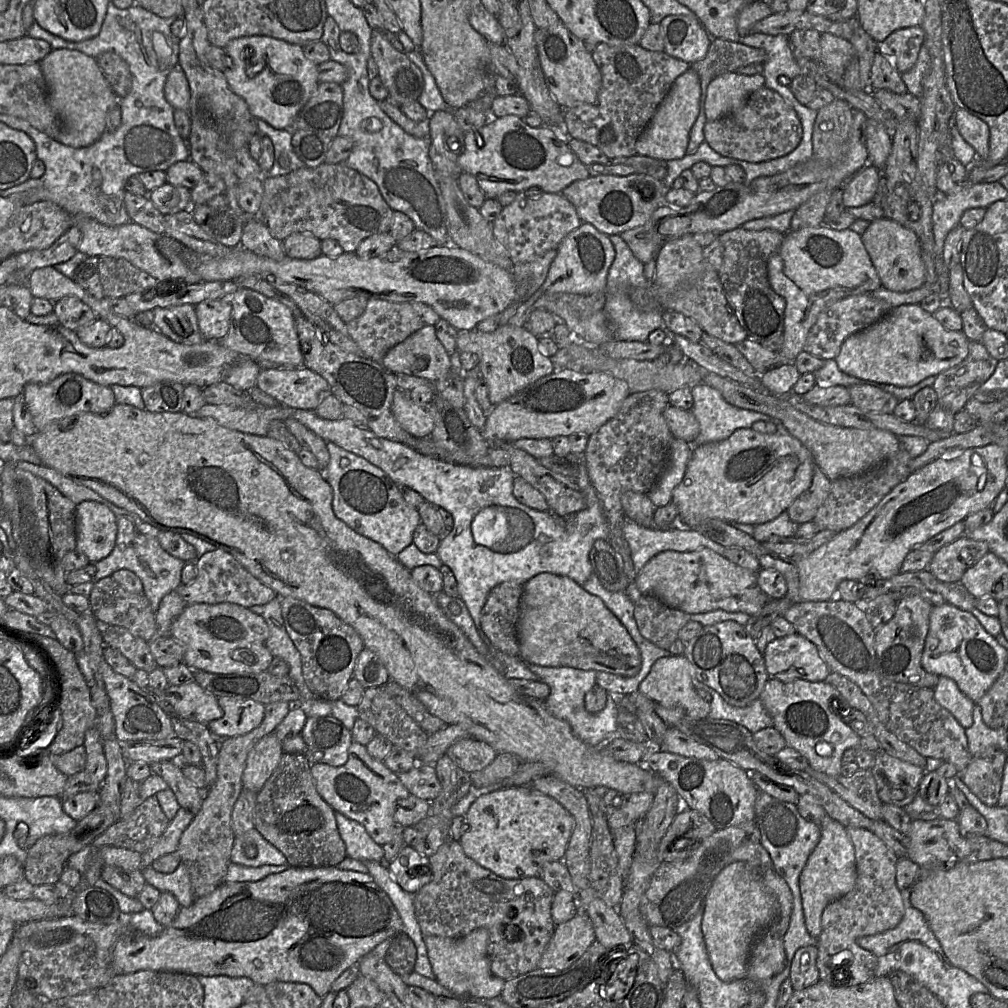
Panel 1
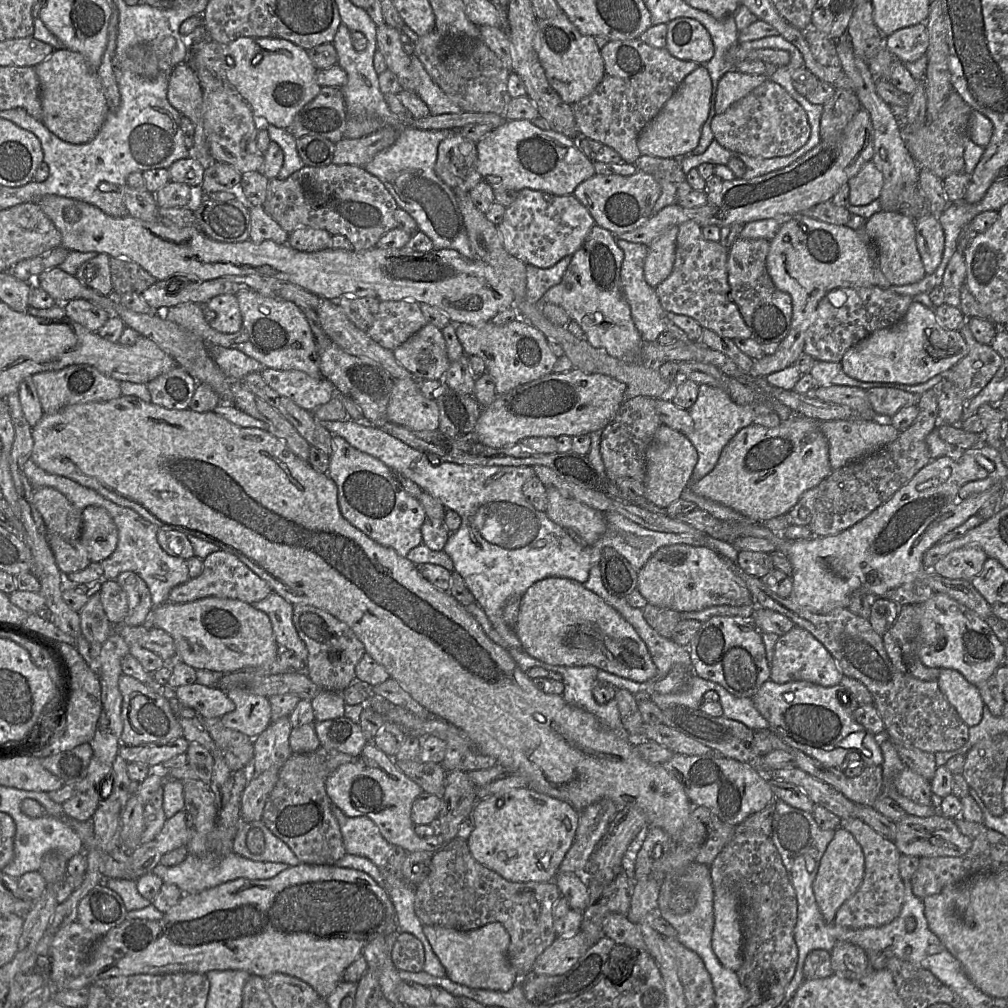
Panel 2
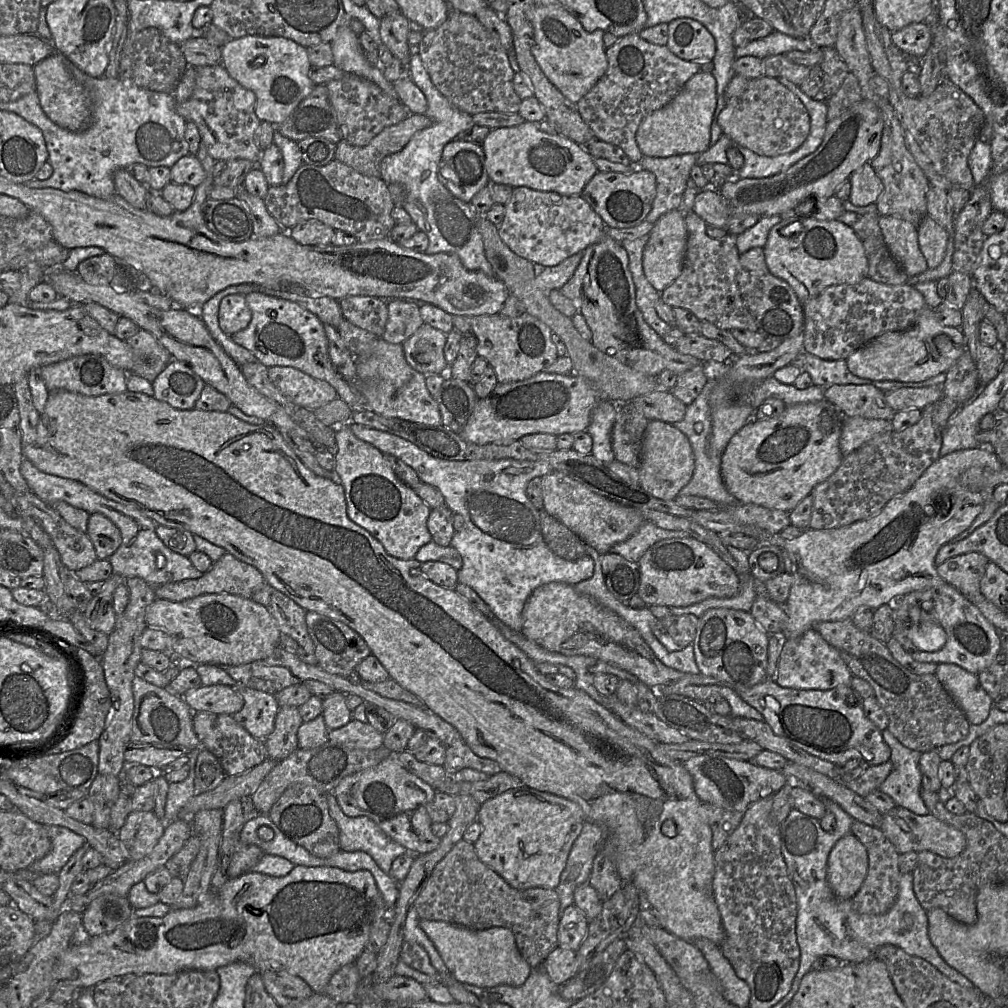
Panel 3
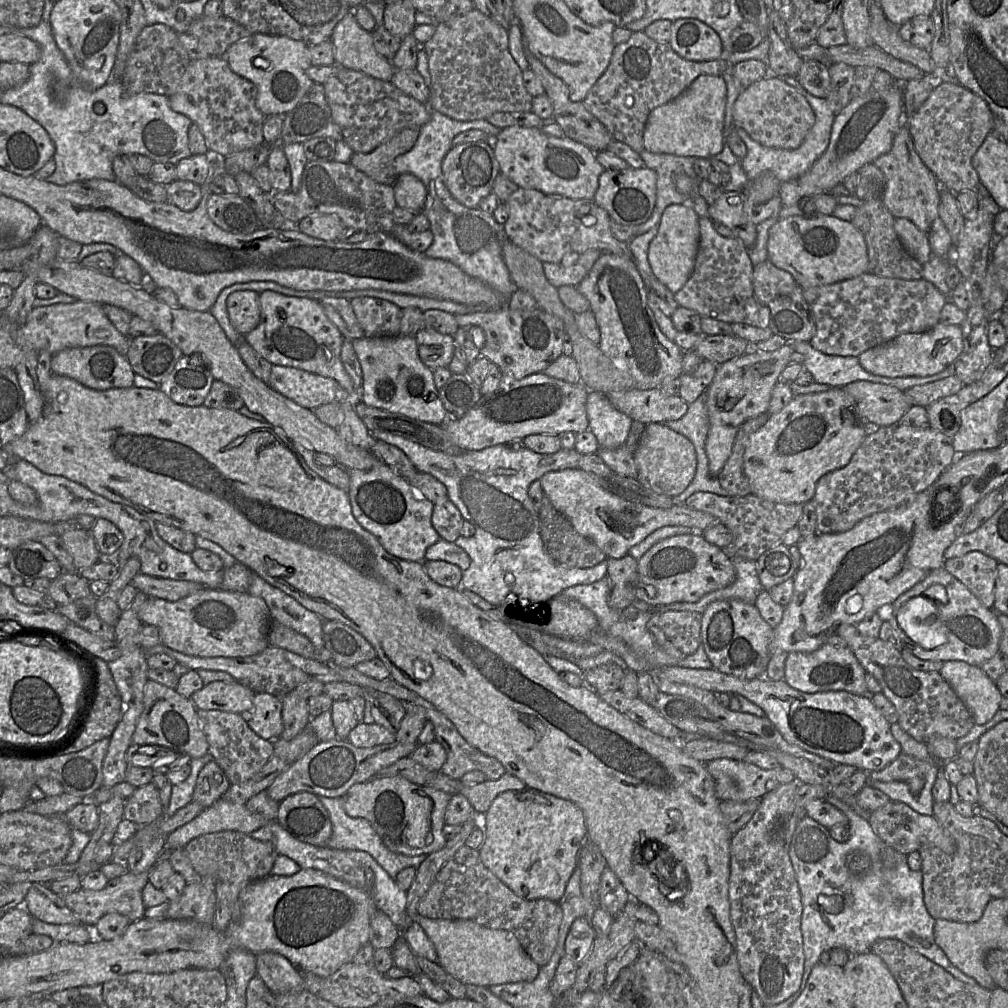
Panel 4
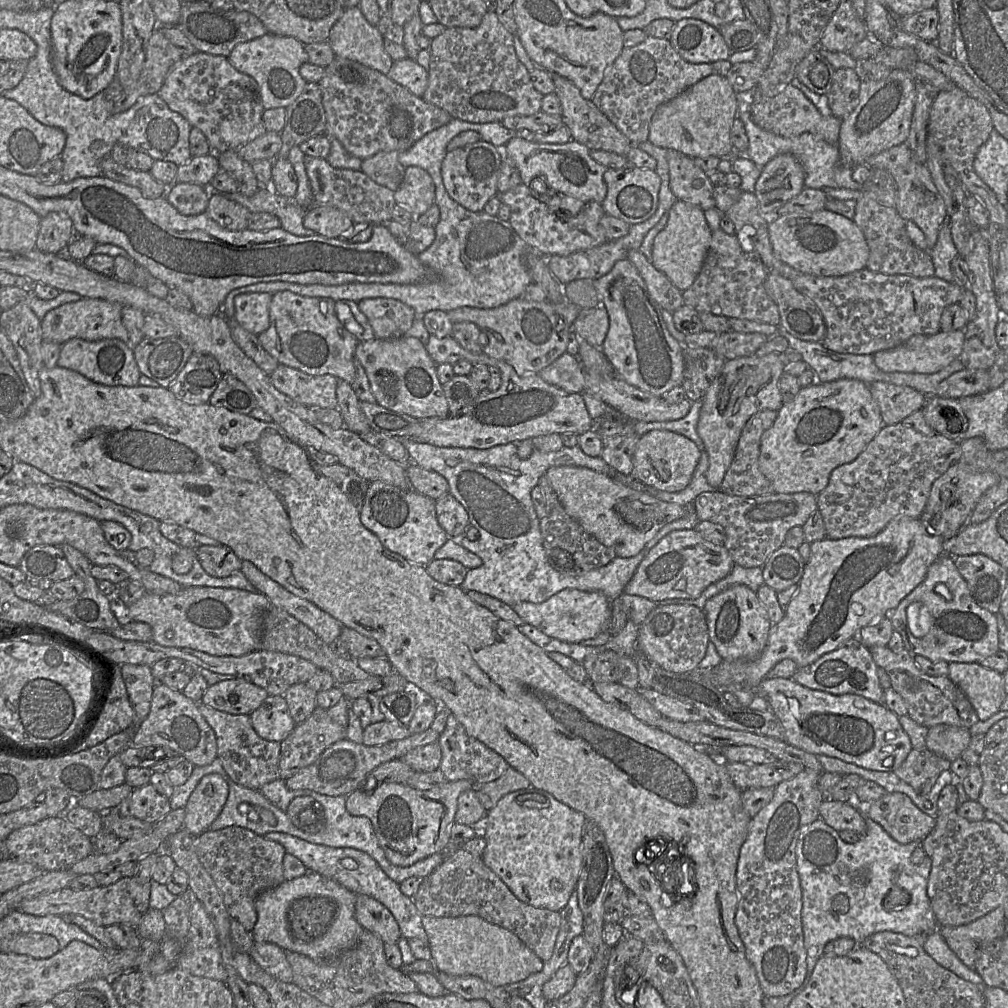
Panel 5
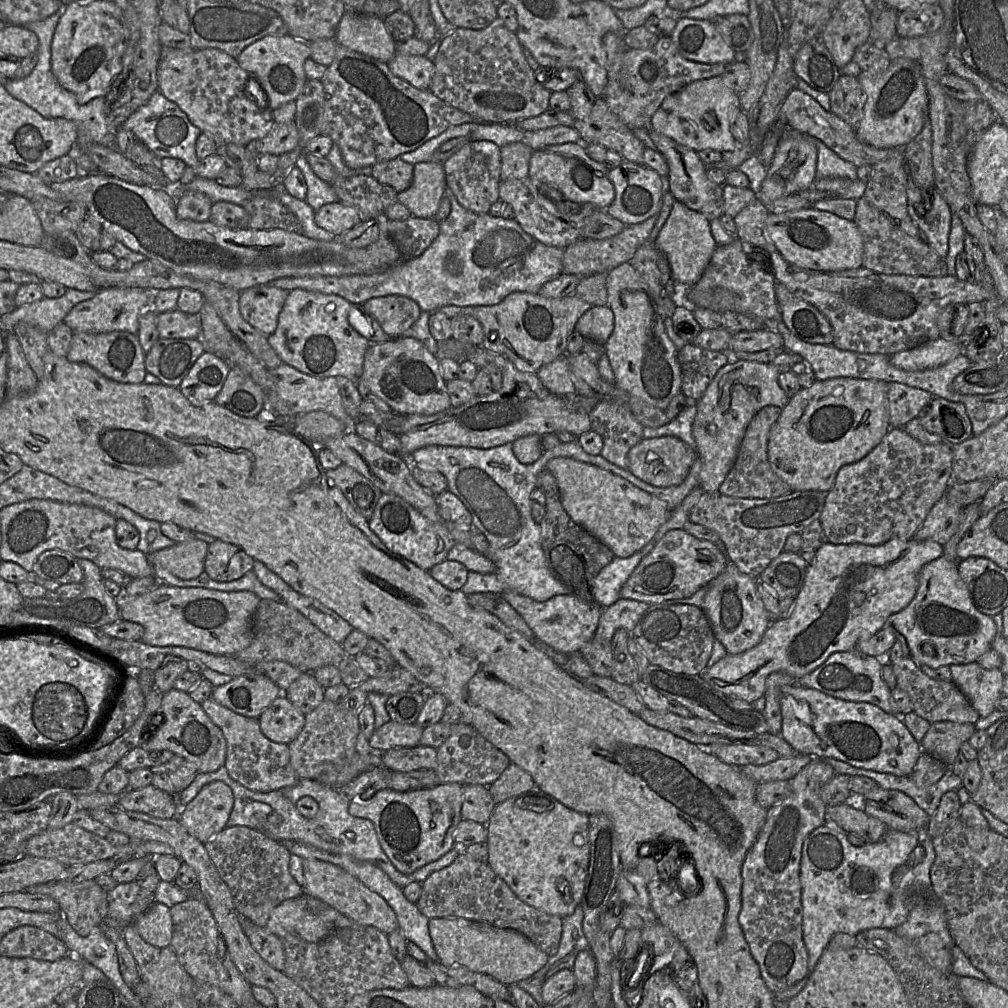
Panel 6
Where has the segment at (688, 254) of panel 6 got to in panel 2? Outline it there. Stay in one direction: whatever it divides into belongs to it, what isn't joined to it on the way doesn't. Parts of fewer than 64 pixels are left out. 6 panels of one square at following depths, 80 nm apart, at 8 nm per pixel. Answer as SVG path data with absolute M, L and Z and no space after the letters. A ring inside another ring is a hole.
M671 226L648 246L643 271L645 281L653 288L672 272L678 232L679 226Z

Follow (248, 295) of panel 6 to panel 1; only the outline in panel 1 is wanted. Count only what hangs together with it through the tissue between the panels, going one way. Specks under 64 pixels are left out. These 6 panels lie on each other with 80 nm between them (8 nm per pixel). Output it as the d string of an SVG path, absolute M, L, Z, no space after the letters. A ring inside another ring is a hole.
M223 299L203 300L195 305L199 330L206 340L218 340L227 335L232 307Z

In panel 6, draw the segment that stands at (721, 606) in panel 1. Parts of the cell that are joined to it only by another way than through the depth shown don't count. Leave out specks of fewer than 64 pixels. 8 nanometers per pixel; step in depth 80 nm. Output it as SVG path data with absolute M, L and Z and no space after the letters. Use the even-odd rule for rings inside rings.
M683 529L670 530L640 562L621 589L620 597L650 605L693 596L718 577L726 568L728 557L722 546L700 540Z

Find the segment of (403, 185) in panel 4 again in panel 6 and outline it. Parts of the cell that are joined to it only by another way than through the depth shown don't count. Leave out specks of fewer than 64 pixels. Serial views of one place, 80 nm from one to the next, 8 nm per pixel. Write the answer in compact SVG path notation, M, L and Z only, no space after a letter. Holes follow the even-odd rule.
M419 162L414 164L411 185L397 194L411 215L433 218L447 188L443 163Z

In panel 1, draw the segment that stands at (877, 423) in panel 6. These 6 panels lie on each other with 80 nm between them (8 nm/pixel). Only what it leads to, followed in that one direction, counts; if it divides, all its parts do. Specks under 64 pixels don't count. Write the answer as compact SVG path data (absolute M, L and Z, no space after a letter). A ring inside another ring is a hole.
M741 428L725 440L693 445L685 475L672 495L671 502L679 511L679 524L674 527L697 530L709 519L749 525L772 521L782 512L787 512L793 501L811 486L814 468L815 462L809 450L789 433L762 434L751 428Z

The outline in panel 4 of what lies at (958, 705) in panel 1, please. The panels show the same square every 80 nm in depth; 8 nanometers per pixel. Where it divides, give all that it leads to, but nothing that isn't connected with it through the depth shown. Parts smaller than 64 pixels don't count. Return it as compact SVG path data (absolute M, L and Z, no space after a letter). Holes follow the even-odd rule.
M949 660L943 663L939 673L967 706L975 724L986 724L1000 710L1003 696L980 666Z

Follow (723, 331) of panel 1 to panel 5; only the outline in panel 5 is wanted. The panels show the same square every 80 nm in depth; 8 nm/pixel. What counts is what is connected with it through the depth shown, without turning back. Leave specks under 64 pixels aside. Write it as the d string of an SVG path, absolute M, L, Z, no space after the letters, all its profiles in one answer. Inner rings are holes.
M721 229L712 231L703 266L692 285L682 292L683 304L698 313L708 312L726 318L778 326L778 307L767 295L764 287L769 271L761 259L750 252L750 247L745 244L742 246L736 235L728 235Z

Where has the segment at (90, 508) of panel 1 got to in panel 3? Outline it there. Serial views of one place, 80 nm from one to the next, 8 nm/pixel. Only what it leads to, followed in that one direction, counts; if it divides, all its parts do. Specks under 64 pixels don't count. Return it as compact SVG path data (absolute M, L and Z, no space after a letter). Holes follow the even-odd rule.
M101 513L90 514L86 534L93 543L97 559L108 559L121 545L119 528Z

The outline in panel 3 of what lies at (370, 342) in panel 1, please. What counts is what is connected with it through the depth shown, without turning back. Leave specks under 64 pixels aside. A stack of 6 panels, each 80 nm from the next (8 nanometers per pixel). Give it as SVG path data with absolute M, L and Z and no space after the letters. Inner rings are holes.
M387 301L388 320L381 338L391 344L403 344L423 324L420 307L412 301Z

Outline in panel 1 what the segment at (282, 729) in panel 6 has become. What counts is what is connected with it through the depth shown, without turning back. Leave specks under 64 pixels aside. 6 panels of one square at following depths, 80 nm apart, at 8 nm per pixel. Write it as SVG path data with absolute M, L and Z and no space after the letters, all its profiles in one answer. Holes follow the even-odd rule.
M218 697L223 716L207 724L218 739L244 735L258 727L264 718L265 705L250 699Z

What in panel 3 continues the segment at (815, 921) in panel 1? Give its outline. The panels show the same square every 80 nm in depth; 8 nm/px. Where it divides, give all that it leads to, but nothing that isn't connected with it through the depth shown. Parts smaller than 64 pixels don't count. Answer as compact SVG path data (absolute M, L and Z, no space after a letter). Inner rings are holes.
M851 832L833 846L827 862L827 882L840 899L852 899L868 872L868 853Z

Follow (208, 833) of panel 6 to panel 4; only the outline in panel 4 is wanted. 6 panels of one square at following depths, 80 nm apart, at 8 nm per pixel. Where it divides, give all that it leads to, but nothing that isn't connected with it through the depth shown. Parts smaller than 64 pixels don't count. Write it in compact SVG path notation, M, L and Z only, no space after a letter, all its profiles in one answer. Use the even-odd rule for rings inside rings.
M213 760L200 770L192 801L204 809L211 807L229 789L230 782L221 767Z

